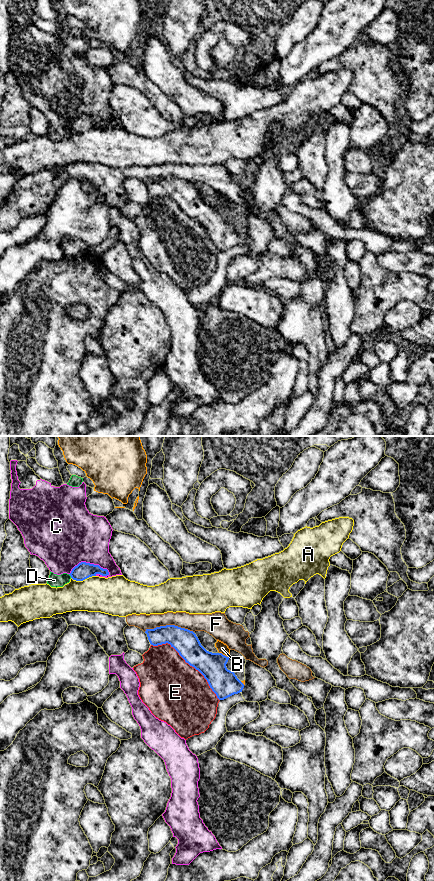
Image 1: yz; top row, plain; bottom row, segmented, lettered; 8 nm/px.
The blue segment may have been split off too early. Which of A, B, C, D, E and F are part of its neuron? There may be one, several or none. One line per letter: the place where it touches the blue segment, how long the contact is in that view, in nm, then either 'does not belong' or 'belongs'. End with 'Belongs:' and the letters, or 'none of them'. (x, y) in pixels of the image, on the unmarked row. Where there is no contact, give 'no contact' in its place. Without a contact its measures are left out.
A: meets blue in yz at (83, 131); contact 200 nm long; does not belong
B: meets blue in yz at (224, 207); contact 90 nm long; does not belong
C: meets blue in yz at (88, 115); contact 320 nm long; does not belong
D: meets blue in yz at (70, 127); contact 40 nm long; does not belong
E: meets blue in yz at (189, 216); contact 700 nm long; does not belong
F: meets blue in yz at (169, 177); contact 400 nm long; does not belong
Belongs: none of them

